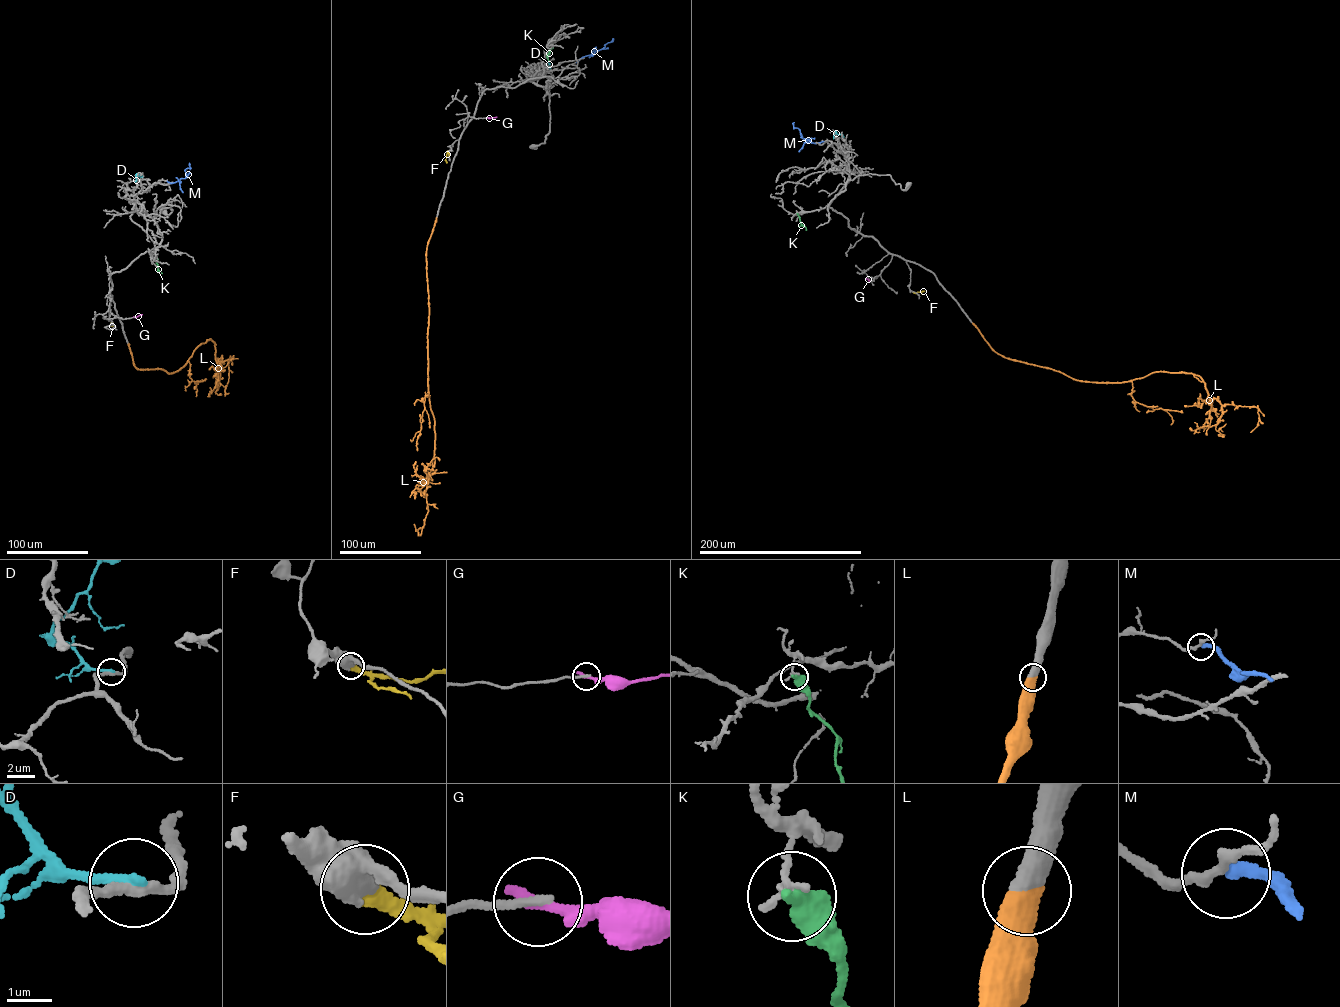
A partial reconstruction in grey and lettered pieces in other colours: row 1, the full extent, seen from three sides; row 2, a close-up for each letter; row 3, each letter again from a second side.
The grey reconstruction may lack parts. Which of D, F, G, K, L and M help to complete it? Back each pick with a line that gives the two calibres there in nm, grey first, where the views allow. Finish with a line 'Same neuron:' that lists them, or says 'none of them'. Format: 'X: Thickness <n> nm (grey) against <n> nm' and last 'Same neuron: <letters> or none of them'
L: Thickness 550 nm (grey) against 600 nm
Same neuron: L

